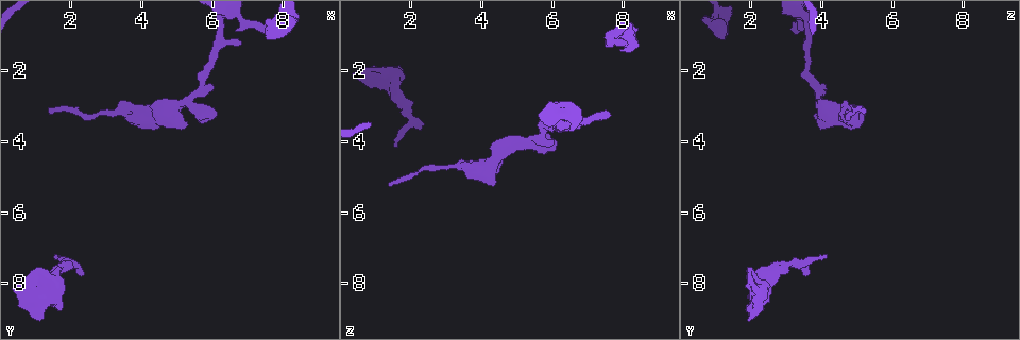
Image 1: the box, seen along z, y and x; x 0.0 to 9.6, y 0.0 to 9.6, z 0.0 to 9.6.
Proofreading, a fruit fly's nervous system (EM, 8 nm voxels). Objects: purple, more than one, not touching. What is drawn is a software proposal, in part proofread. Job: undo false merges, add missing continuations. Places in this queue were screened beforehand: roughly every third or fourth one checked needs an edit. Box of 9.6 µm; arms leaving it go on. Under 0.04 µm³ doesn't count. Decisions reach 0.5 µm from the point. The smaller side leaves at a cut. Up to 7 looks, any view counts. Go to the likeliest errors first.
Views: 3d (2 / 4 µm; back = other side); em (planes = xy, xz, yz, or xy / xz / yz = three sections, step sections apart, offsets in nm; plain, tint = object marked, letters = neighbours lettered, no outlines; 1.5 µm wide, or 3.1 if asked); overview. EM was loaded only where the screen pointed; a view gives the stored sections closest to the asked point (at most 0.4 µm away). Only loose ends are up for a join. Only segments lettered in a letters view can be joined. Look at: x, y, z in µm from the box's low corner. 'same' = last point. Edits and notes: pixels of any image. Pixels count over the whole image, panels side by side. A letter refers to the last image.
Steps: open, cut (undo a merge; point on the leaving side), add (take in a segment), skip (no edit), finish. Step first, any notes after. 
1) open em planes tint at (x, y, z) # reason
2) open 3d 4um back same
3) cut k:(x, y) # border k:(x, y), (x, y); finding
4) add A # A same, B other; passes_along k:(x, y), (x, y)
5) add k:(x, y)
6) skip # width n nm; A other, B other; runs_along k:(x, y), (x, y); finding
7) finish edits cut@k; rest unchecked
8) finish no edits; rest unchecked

open 3d 4um at (1.55, 7.20, 4.10) # free end

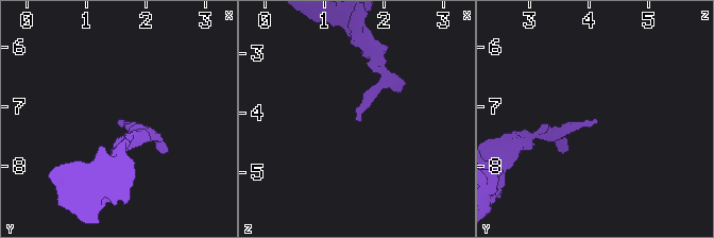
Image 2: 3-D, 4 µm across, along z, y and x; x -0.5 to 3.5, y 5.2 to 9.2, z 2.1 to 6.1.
open em xz step 8 letters at (1.55, 7.25, 4.10) # need the tissue

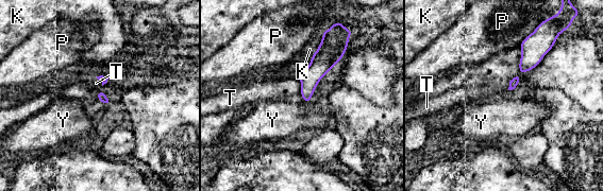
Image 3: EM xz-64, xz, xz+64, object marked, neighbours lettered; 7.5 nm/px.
open em planes letters same

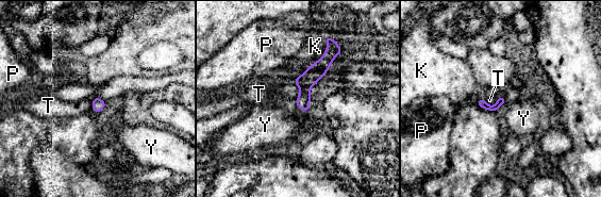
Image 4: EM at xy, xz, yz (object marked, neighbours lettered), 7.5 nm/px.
skip # K other, P other, T other, Y other; border 4:(483, 97), (490, 105), (497, 101); no lettered segment goes on from it

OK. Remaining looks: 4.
open em yz step 4 tint at (1.40, 3.15, 5.25) # free end

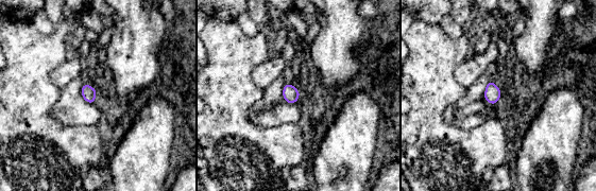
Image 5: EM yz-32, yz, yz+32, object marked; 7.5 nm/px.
open em planes letters same # another direction

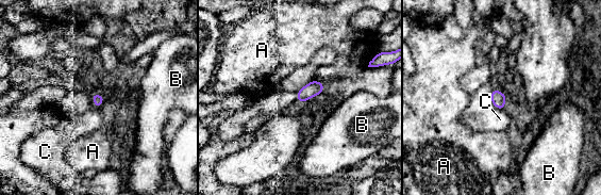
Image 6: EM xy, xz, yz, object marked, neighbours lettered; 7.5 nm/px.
skip # width 70 nm; A other, B other, C other; border 6:(503, 108), (498, 110); no lettered segment goes on from it

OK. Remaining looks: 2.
open 3d 2um at (5.30, 3.50, 4.00) # an open end

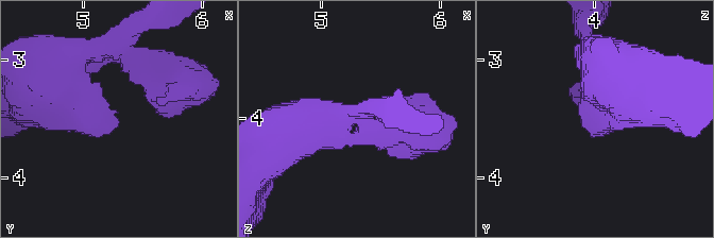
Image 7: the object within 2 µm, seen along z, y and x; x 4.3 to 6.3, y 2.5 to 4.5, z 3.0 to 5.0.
open em planes letters at (5.28, 3.48, 3.98) # now the EM

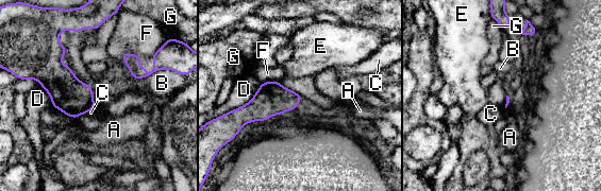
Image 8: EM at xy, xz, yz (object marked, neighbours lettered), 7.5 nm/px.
skip # longest_contact D 340 nm; A other, B other, C other, D other, E other, F other, G other; border 8:(95, 106), (87, 113); none of them fits

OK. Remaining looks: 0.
finish no edits; rest unchecked

